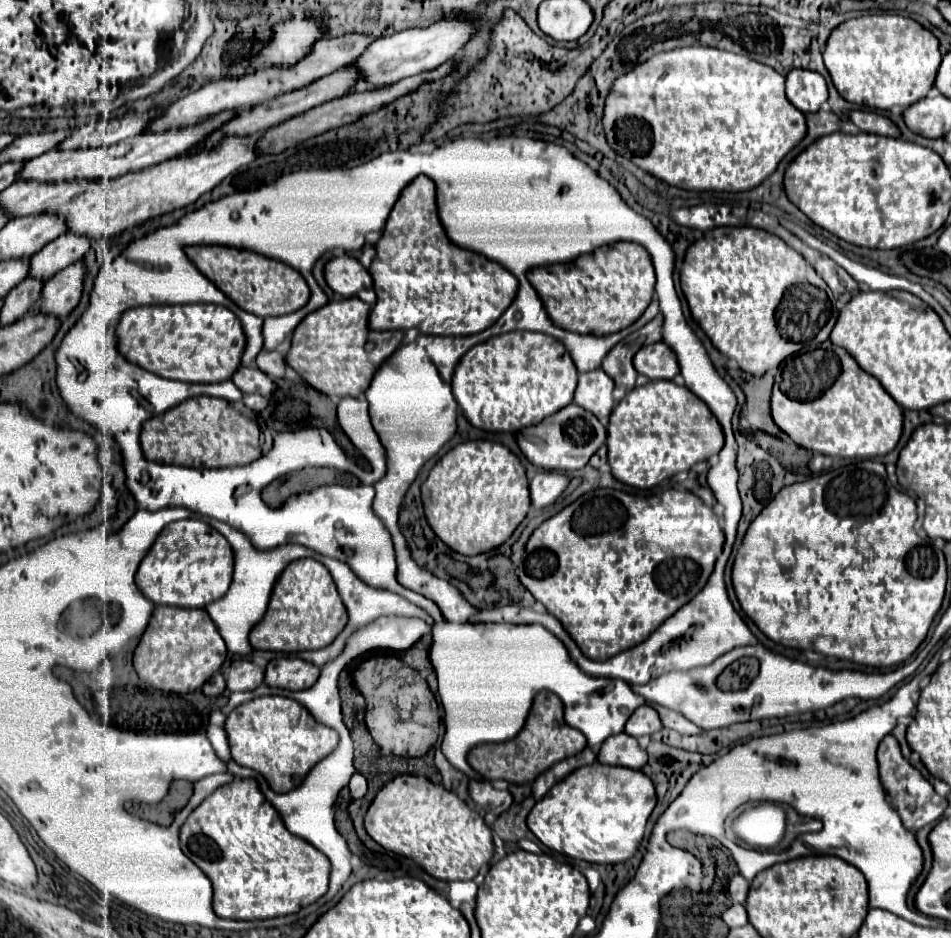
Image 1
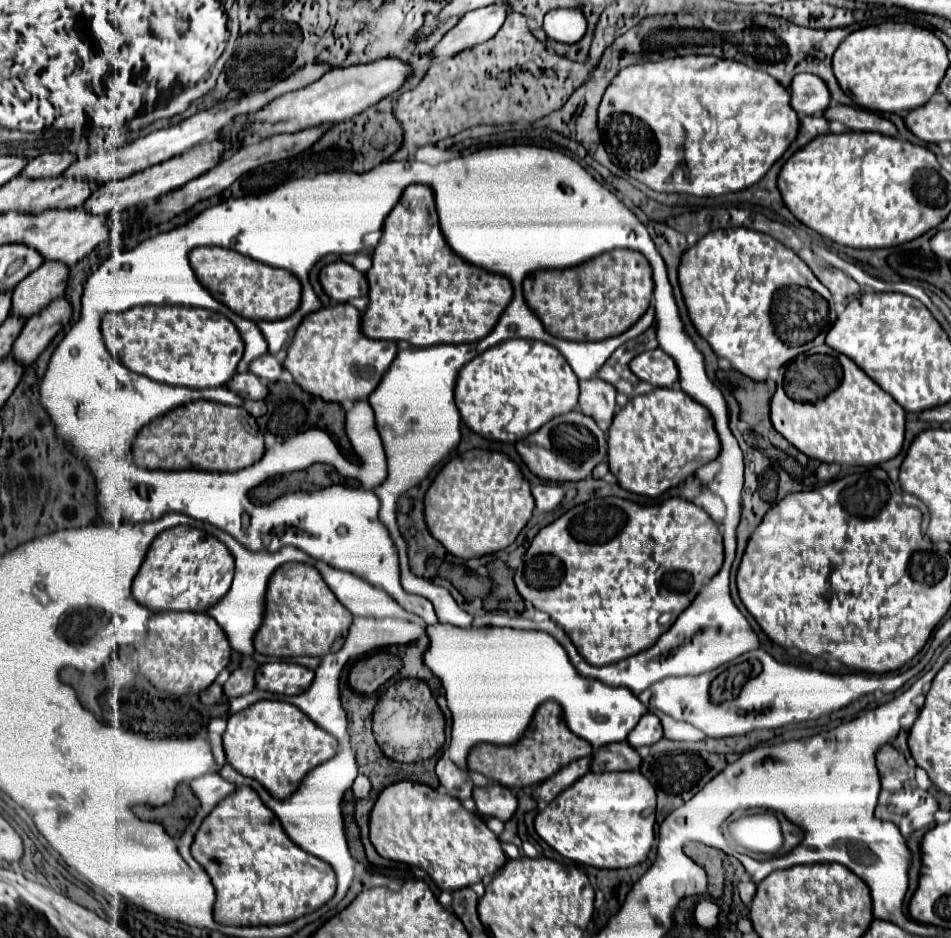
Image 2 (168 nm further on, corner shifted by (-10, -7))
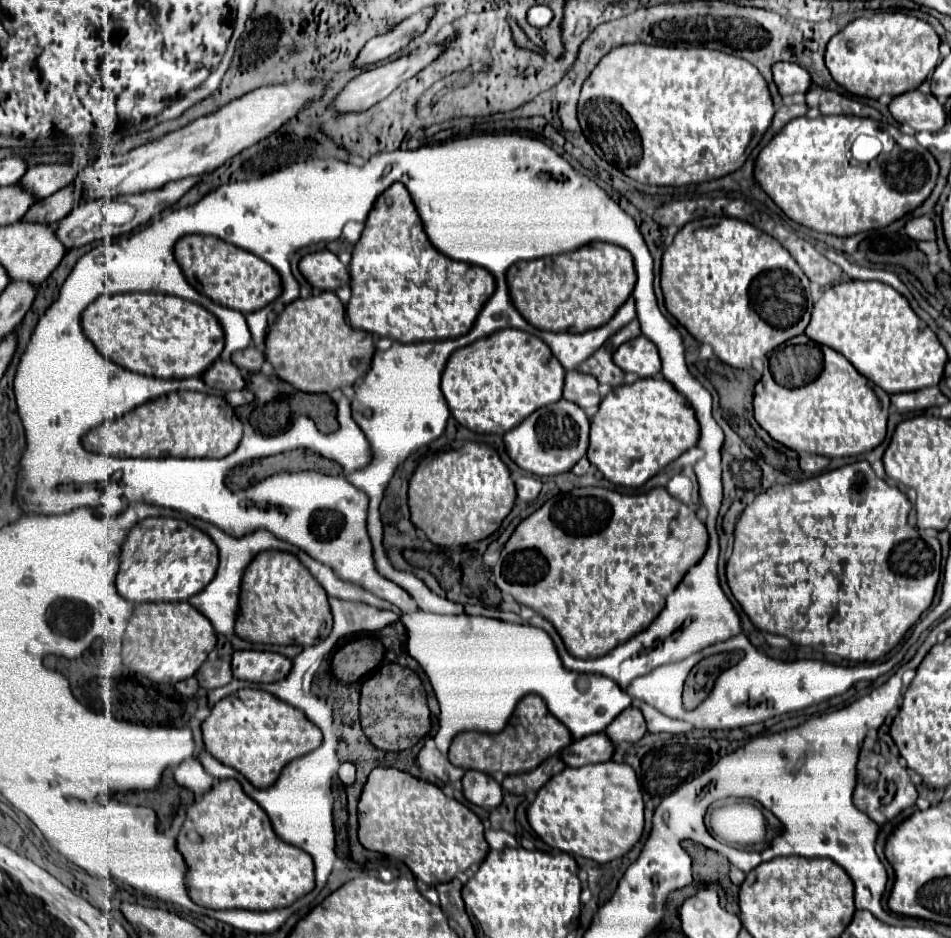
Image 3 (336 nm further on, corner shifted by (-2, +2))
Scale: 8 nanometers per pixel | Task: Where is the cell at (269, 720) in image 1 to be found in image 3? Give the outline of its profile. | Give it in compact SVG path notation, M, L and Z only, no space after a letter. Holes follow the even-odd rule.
M253 688L237 690L237 692L229 694L229 696L225 696L223 700L219 700L211 708L209 718L205 718L201 722L201 734L203 734L205 750L213 758L217 758L219 762L223 762L223 764L239 770L255 788L267 788L267 786L271 786L279 778L281 770L293 758L309 754L311 750L319 748L321 742L323 742L323 736L321 736L319 728L313 722L309 722L301 710L297 710L297 708L281 702L279 698L275 698L269 692L253 690Z

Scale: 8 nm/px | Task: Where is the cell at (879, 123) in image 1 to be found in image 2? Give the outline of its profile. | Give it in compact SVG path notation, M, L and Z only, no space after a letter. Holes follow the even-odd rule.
M833 105L823 113L829 121L839 121L843 125L847 125L853 131L877 131L889 137L897 135L897 127L883 119L877 113L865 111L865 109L855 109L855 107L847 107L847 105Z

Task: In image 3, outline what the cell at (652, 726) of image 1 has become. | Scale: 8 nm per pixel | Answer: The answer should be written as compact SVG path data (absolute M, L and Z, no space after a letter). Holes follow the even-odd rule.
M627 708L615 718L615 722L611 722L611 726L607 726L605 734L611 738L613 744L621 744L641 740L645 732L647 724L643 720L643 714L637 708Z

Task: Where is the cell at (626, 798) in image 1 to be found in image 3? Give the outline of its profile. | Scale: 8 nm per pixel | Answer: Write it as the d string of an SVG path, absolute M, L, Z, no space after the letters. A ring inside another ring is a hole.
M611 760L601 764L587 764L581 768L565 768L563 772L555 774L555 778L551 778L543 790L537 792L537 798L527 808L527 820L535 834L551 848L601 864L621 858L639 842L643 834L643 796L637 774L631 766Z

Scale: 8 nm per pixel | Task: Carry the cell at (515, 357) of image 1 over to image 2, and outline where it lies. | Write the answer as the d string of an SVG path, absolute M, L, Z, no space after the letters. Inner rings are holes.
M509 339L469 361L457 377L455 403L465 425L485 439L515 443L557 415L573 411L579 381L559 349L543 341Z

